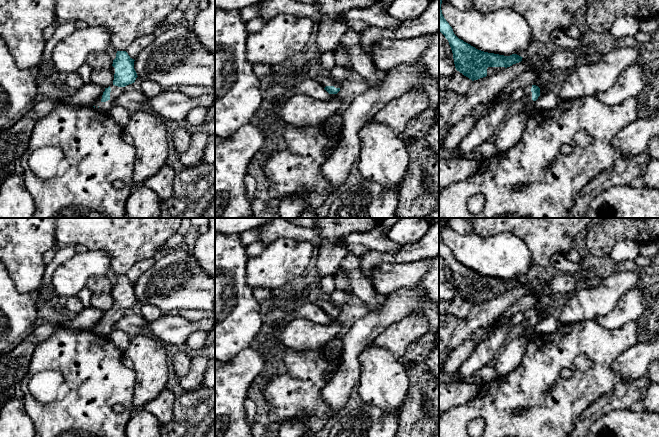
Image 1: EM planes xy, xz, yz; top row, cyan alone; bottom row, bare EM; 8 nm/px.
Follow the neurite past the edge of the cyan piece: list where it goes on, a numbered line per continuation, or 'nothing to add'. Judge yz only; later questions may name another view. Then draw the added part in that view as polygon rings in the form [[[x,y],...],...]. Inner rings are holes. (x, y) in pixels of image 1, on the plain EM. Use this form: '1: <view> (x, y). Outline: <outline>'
1: yz (490, 294). Outline: [[[488,291],[487,292],[487,300],[496,298],[504,293],[505,293],[505,291]]]

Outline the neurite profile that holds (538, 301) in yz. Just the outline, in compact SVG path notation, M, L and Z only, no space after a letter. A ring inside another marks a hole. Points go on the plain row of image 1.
M540 292L535 294L524 295L517 299L497 321L501 319L512 318L515 314L536 309L539 312L546 309L553 304L553 297L551 295L543 295Z

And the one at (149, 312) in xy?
M143 304L141 306L140 311L141 315L146 321L156 320L164 314L164 312L161 309L151 304Z

